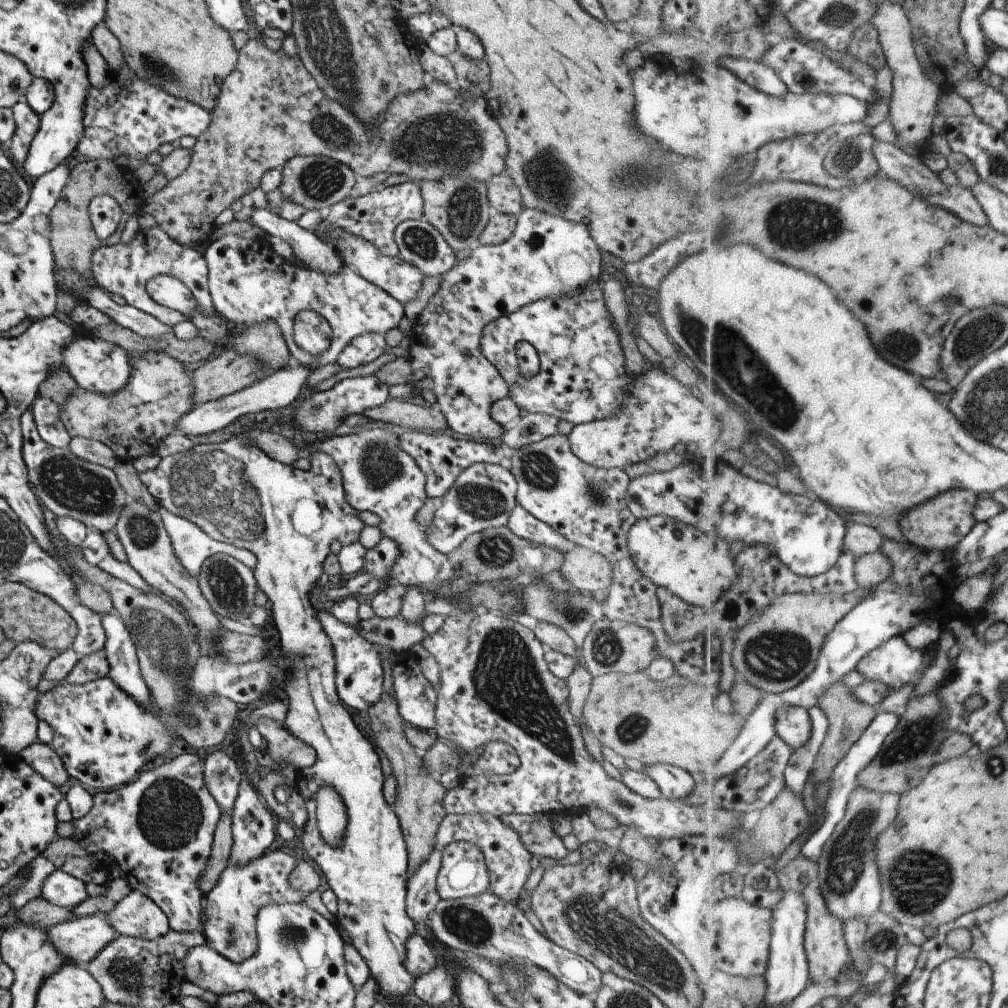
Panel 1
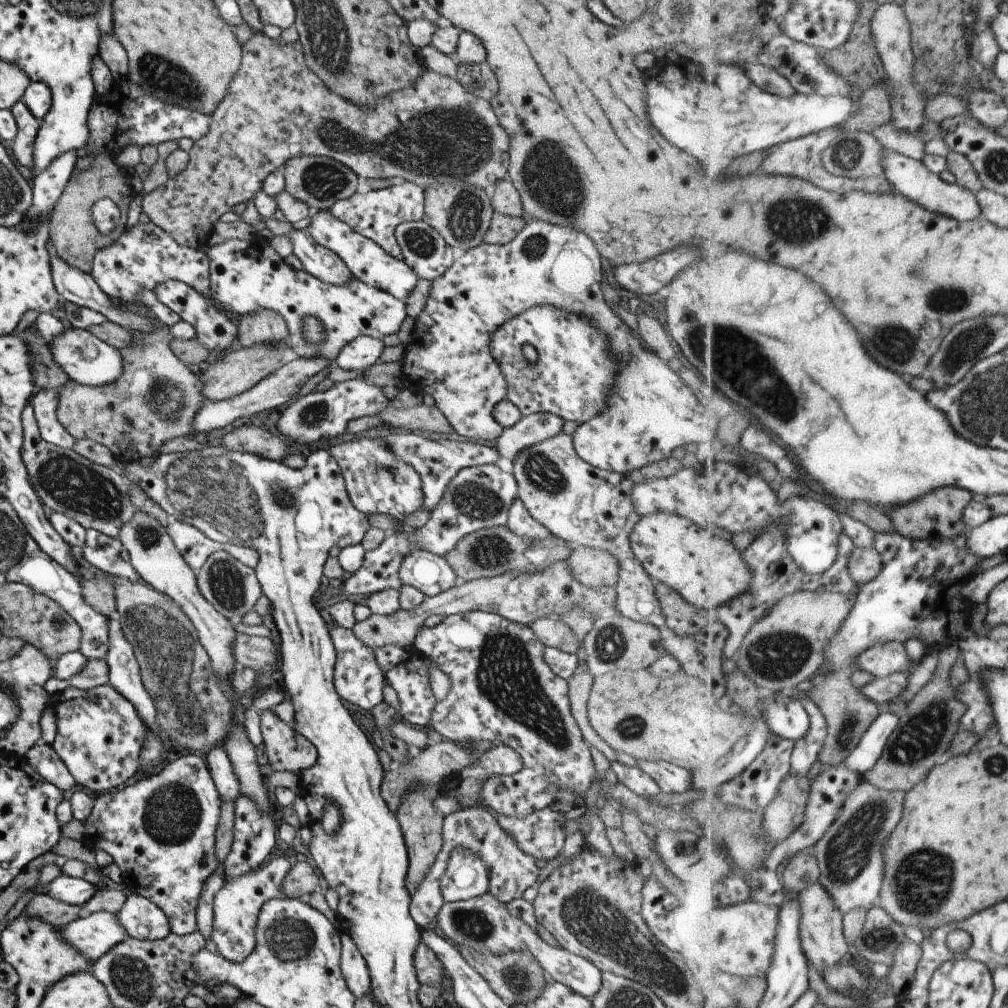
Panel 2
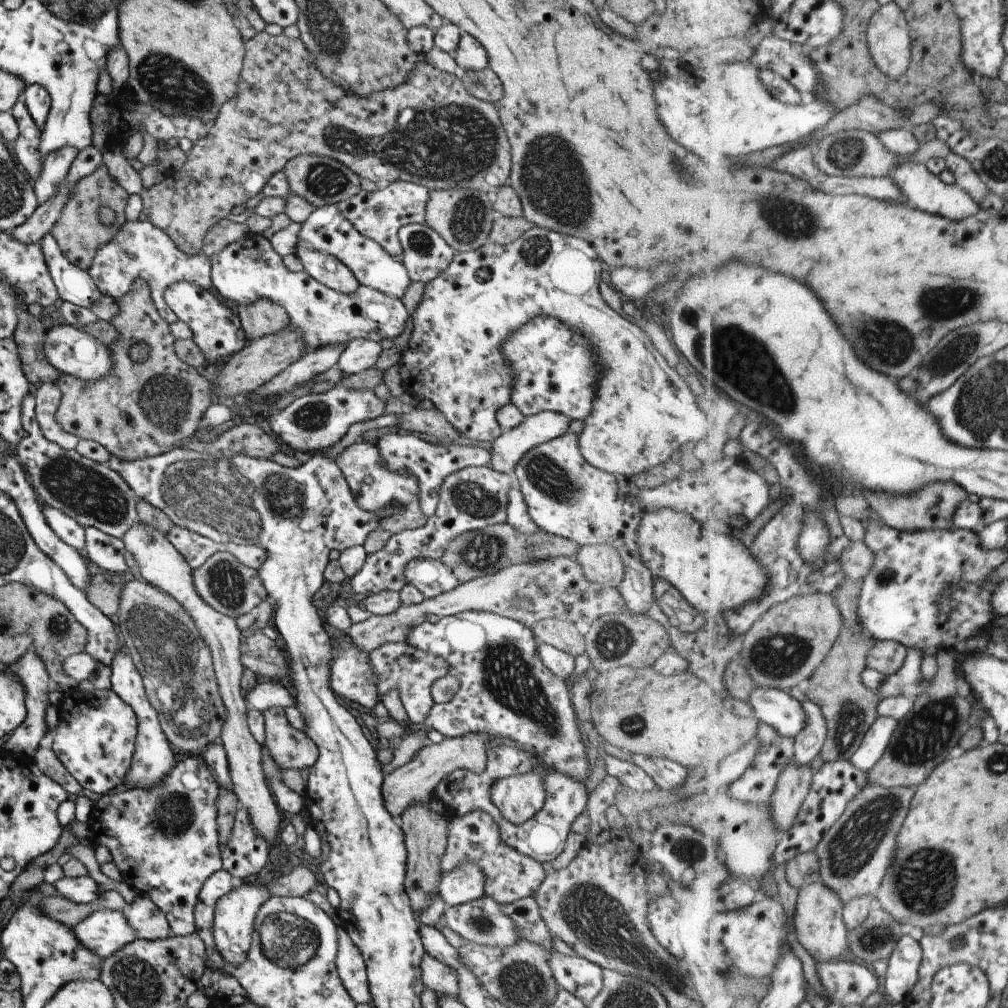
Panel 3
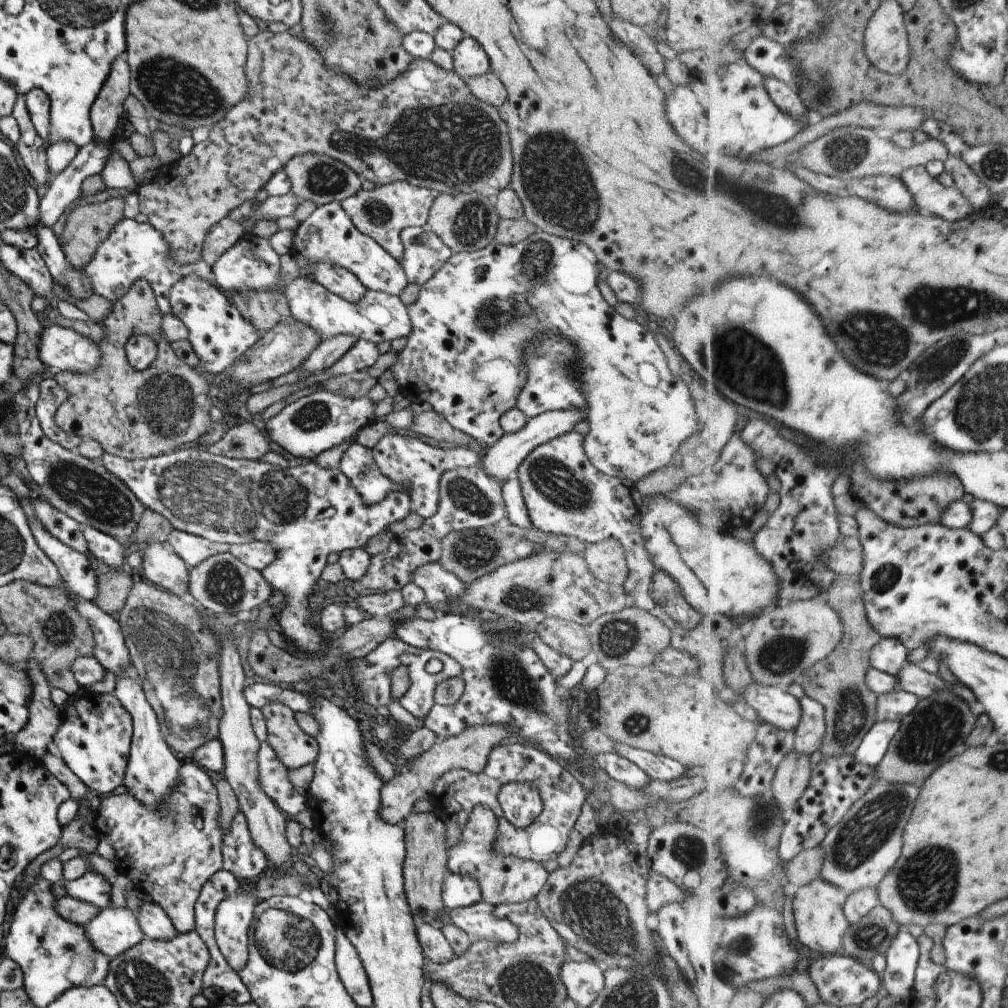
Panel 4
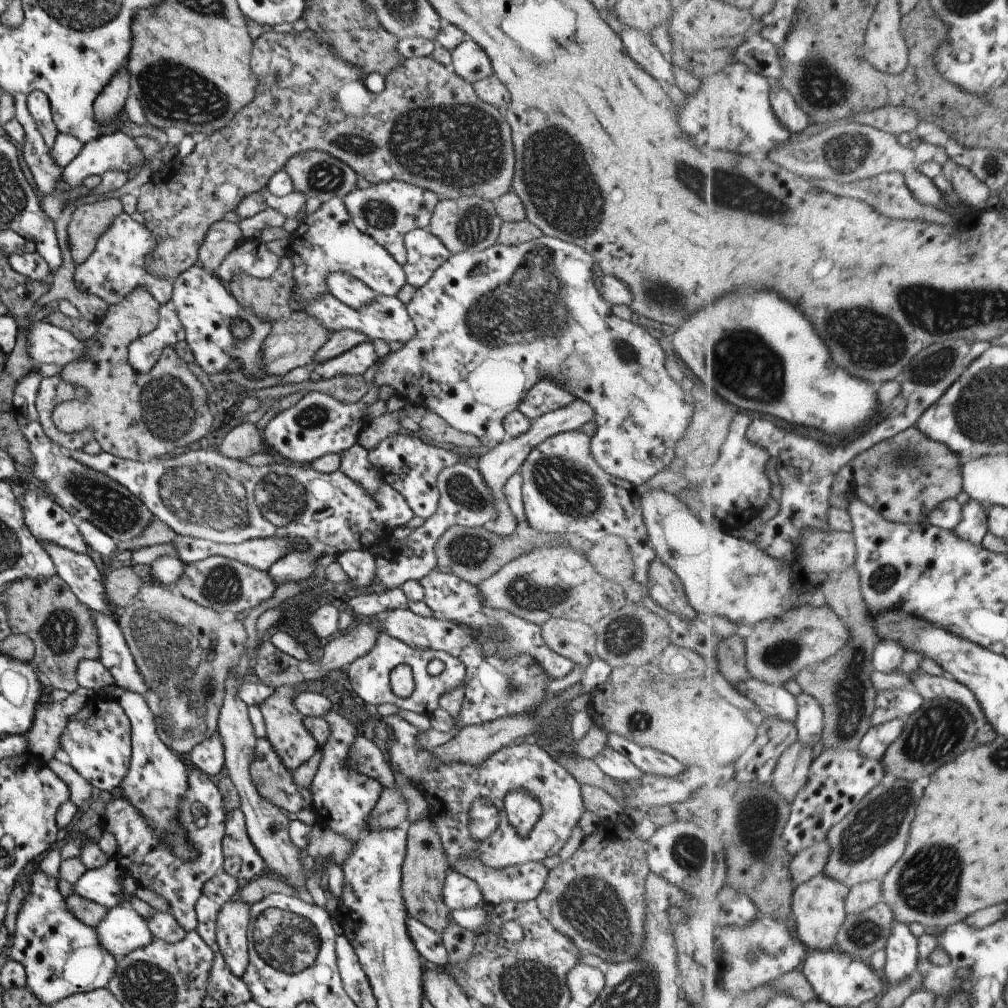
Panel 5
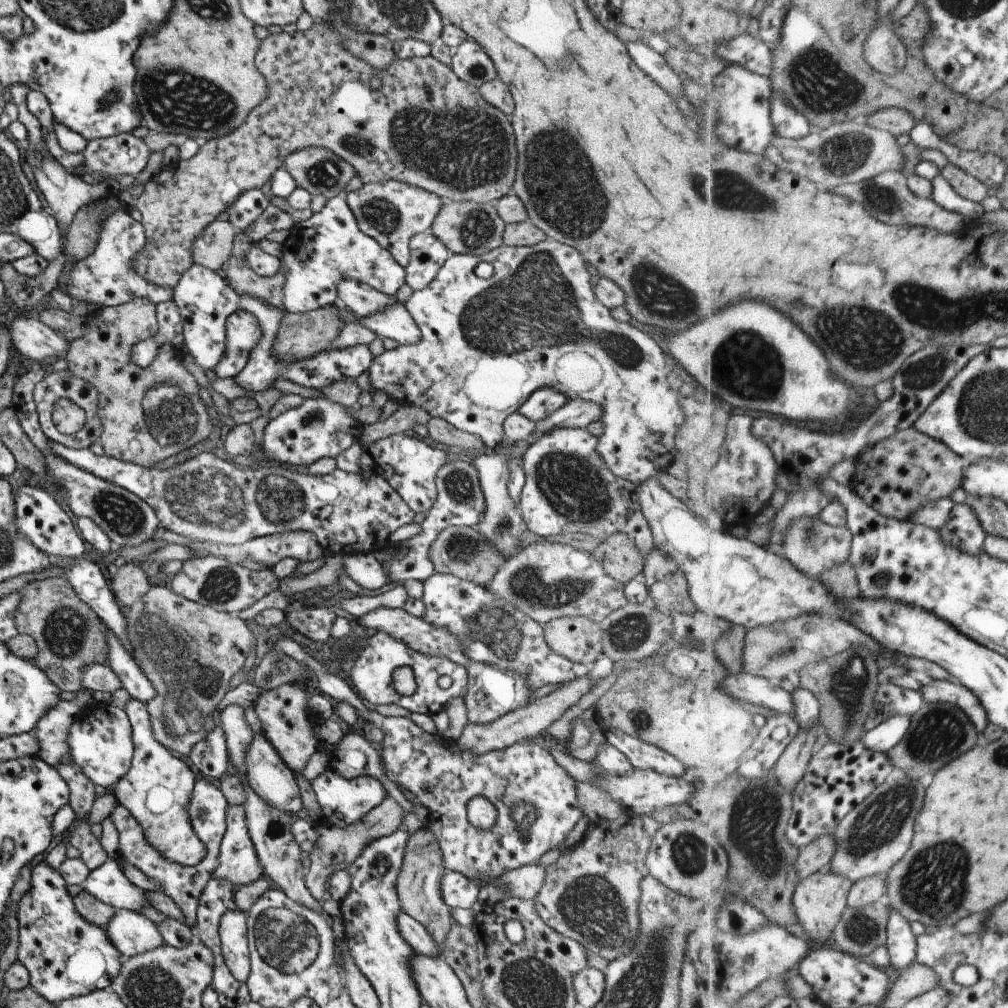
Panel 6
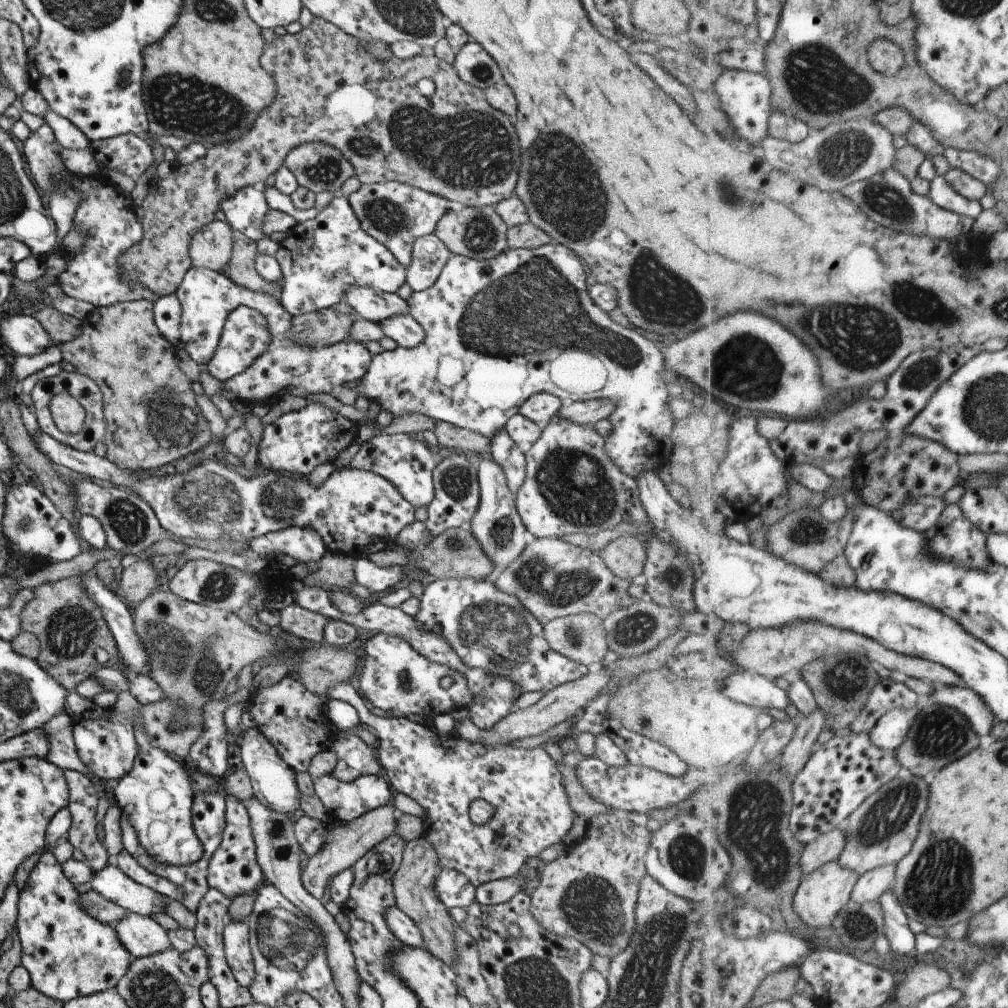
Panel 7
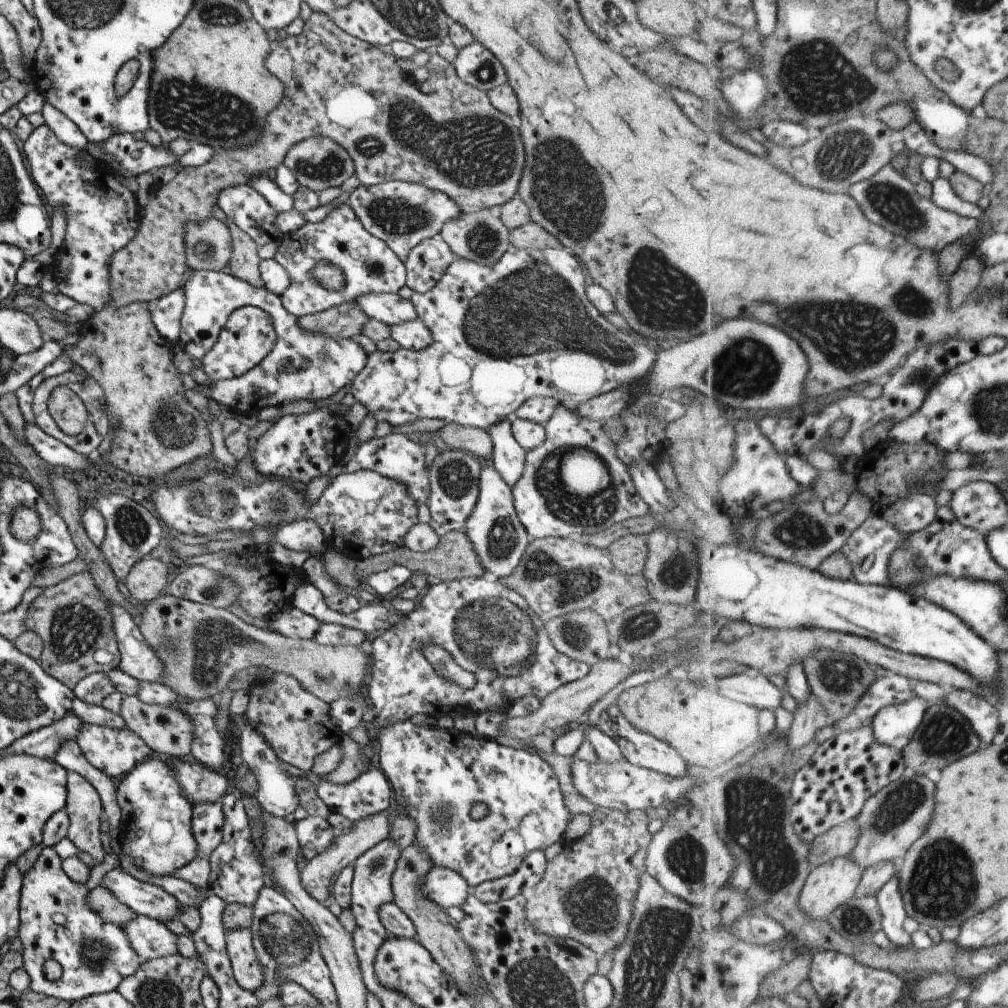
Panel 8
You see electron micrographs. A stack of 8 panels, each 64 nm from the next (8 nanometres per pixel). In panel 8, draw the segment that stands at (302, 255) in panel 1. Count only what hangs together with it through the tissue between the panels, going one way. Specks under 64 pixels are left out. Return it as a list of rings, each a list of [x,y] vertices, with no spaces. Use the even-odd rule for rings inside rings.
[[[397,293],[389,294],[361,294],[354,300],[361,308],[361,312],[369,319],[383,322],[387,325],[403,324],[403,322],[417,321],[415,308],[409,299],[400,298]]]

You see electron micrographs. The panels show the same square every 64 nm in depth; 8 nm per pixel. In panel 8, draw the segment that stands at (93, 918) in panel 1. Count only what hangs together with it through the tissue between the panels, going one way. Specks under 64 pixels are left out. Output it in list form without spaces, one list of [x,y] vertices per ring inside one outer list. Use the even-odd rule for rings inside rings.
[[[135,915],[135,918],[122,928],[125,938],[129,940],[129,946],[143,961],[177,954],[177,936],[158,920]]]

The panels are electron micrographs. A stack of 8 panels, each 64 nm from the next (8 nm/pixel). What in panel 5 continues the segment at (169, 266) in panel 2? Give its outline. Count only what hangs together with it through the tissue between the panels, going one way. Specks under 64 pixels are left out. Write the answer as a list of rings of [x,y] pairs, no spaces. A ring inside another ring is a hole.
[[[123,211],[117,214],[111,226],[99,236],[93,252],[81,264],[75,265],[72,280],[74,286],[87,294],[97,296],[108,306],[121,302],[135,288],[147,289],[159,306],[170,300],[172,280],[153,278],[145,270],[145,260],[155,250],[153,234]]]

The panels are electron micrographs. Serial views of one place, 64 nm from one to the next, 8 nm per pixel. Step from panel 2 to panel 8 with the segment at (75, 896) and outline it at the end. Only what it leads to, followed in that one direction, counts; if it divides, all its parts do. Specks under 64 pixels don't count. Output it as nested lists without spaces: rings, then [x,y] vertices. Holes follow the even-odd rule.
[[[119,866],[103,876],[100,886],[105,886],[121,904],[125,904],[136,915],[159,922],[176,918],[177,908],[181,906],[175,896],[169,896],[159,886],[135,880]]]

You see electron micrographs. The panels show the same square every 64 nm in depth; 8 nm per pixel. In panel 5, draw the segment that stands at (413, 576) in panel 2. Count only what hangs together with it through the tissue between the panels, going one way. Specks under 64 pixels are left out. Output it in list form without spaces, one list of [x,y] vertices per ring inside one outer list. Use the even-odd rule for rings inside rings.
[[[433,568],[425,578],[418,580],[423,589],[423,602],[431,610],[431,618],[457,622],[471,629],[471,636],[485,656],[497,656],[499,660],[507,660],[509,656],[528,654],[541,666],[547,680],[563,678],[571,672],[575,663],[568,658],[553,652],[540,637],[540,626],[525,622],[507,610],[489,608],[479,602],[477,586],[471,585],[453,573],[447,573]]]

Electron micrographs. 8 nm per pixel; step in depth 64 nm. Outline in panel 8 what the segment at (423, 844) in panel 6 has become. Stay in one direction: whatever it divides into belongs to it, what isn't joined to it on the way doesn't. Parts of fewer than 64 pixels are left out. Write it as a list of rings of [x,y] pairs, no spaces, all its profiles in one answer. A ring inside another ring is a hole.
[[[411,843],[403,848],[397,862],[395,862],[395,870],[391,876],[393,902],[413,923],[417,942],[429,952],[437,966],[441,968],[441,972],[445,976],[453,978],[459,994],[465,996],[472,1005],[473,1000],[469,998],[469,994],[473,988],[477,988],[479,984],[484,982],[484,978],[480,976],[480,966],[477,965],[474,954],[471,954],[472,950],[459,936],[457,929],[449,923],[449,915],[446,911],[441,910],[437,904],[433,904],[429,898],[425,898],[419,892],[419,886],[423,884],[423,876],[431,870],[431,866],[429,856],[421,846]]]

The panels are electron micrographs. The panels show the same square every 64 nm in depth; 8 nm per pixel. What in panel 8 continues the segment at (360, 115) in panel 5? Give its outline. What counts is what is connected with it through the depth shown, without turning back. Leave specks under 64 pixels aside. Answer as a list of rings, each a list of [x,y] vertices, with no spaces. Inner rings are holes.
[[[312,11],[309,18],[304,22],[301,33],[294,37],[287,35],[287,38],[281,40],[279,44],[265,56],[263,62],[265,62],[265,68],[273,76],[277,76],[279,82],[283,84],[283,98],[281,98],[281,102],[269,112],[269,116],[265,118],[263,130],[261,130],[259,138],[257,138],[257,144],[253,142],[251,146],[245,146],[245,148],[233,149],[230,151],[215,150],[213,156],[211,156],[205,164],[196,167],[181,167],[181,170],[176,169],[175,176],[173,176],[169,182],[158,184],[155,188],[149,189],[149,202],[141,207],[143,213],[142,217],[140,217],[135,236],[129,240],[127,246],[120,248],[119,251],[114,253],[109,262],[109,290],[111,290],[111,294],[109,294],[109,302],[105,304],[105,308],[109,308],[109,306],[121,308],[121,306],[127,306],[127,304],[133,304],[133,302],[137,302],[137,304],[141,304],[141,302],[143,302],[143,304],[149,304],[152,300],[157,300],[162,295],[169,294],[171,291],[175,290],[175,288],[179,288],[179,286],[181,286],[181,280],[183,280],[183,272],[185,272],[186,265],[185,249],[183,246],[185,224],[187,224],[189,220],[207,220],[207,218],[211,217],[211,208],[216,205],[217,194],[219,194],[221,190],[237,184],[246,184],[246,181],[252,174],[265,173],[269,168],[275,168],[277,164],[283,162],[288,148],[291,148],[293,144],[307,138],[325,136],[325,138],[333,140],[335,144],[339,144],[339,146],[345,150],[347,156],[351,158],[355,176],[361,185],[373,186],[391,180],[423,184],[423,186],[429,188],[429,190],[443,192],[443,194],[446,194],[453,202],[460,206],[481,209],[487,208],[487,206],[501,206],[508,200],[511,200],[516,194],[525,160],[523,144],[517,126],[513,125],[513,120],[511,120],[510,116],[493,108],[493,105],[486,96],[486,92],[477,90],[477,88],[473,88],[468,84],[463,84],[463,82],[457,78],[452,63],[447,62],[437,53],[428,54],[425,51],[417,51],[413,56],[409,56],[409,58],[397,58],[386,48],[366,43],[365,41],[343,32],[343,30],[335,26],[335,22],[333,22],[329,16],[325,16],[323,12]],[[425,81],[429,83],[431,88],[430,92],[427,94],[421,92],[418,87],[418,84]]]

